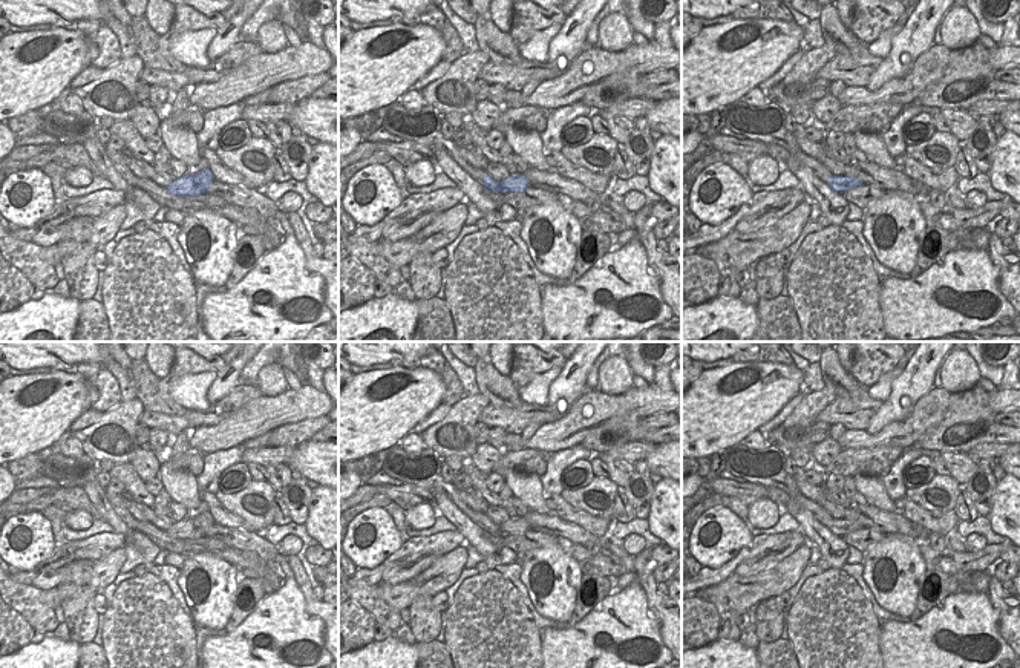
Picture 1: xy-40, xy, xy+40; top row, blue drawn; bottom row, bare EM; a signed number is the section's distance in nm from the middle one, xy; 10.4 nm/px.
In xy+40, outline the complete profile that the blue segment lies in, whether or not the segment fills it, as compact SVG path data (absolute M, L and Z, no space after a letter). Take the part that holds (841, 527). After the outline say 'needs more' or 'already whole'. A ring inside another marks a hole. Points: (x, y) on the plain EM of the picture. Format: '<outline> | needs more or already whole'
M827 518L830 522L825 526L832 533L844 536L853 530L862 529L861 524L856 522L856 519L835 519L835 518Z | already whole

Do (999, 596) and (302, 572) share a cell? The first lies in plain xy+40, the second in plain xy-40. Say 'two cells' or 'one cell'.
one cell

